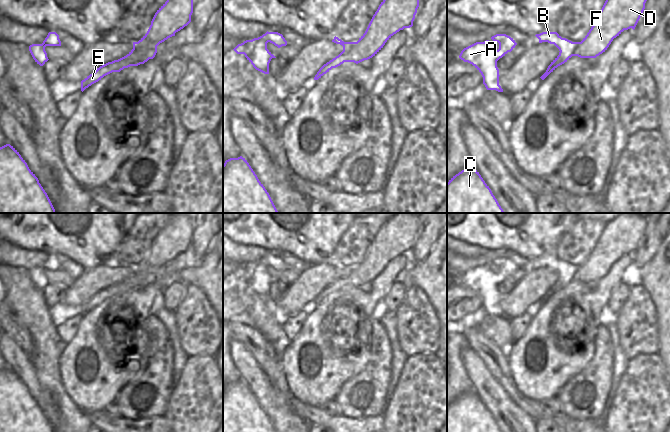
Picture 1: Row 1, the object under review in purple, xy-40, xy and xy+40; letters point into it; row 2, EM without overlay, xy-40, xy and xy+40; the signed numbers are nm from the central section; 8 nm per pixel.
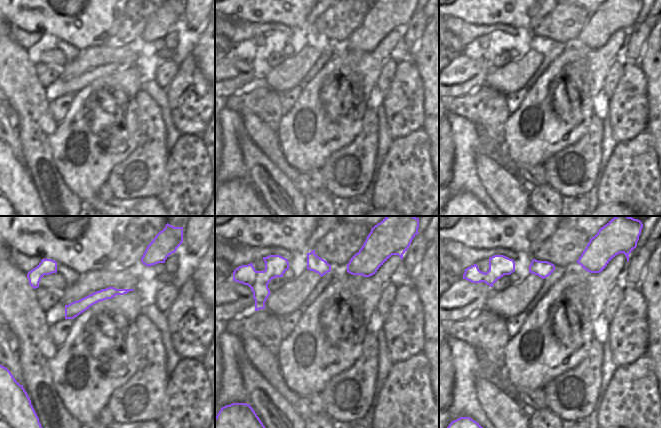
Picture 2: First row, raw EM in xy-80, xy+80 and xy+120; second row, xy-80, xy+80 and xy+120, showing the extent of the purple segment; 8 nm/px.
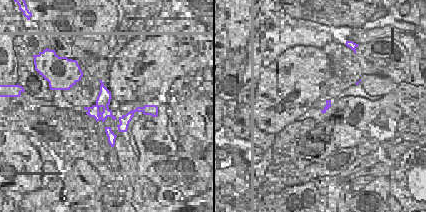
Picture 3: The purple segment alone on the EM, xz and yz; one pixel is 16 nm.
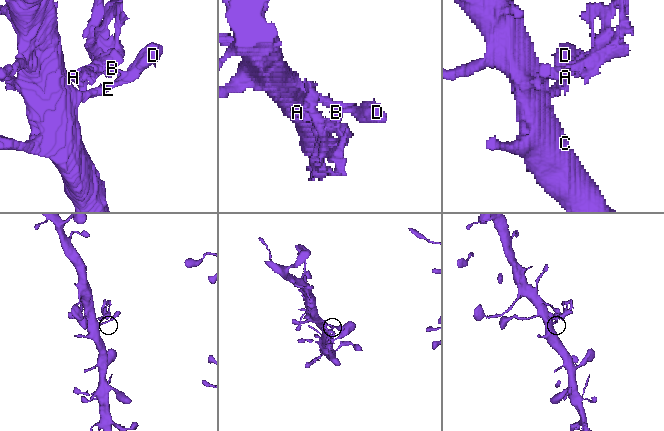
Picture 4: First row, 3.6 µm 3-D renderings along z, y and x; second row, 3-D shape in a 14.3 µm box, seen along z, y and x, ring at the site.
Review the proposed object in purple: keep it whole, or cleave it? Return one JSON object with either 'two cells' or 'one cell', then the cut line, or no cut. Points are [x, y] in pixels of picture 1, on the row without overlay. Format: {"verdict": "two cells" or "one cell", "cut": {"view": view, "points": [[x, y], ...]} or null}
{"verdict": "two cells", "cut": {"view": "xy+40", "points": [[580, 266], [573, 272], [564, 272], [560, 275]]}}

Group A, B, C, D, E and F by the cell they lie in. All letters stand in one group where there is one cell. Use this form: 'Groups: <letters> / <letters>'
Groups: A B / C D E F.

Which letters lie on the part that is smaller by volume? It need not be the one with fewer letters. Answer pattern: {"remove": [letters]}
{"remove": ["A", "B"]}

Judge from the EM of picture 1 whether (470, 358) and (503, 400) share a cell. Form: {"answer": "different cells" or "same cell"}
{"answer": "same cell"}

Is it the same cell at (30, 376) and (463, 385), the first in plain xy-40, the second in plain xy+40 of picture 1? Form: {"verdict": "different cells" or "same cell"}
{"verdict": "different cells"}

